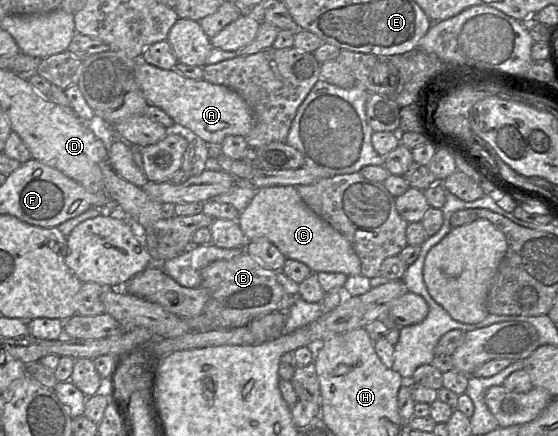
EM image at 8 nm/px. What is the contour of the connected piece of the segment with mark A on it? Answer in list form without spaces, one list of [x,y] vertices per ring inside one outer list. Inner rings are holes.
[[[141,58],[136,62],[135,78],[148,105],[161,108],[175,124],[188,128],[209,146],[220,148],[226,136],[245,137],[251,131],[253,118],[248,105],[237,92],[224,85],[191,79],[175,69],[164,70]]]

